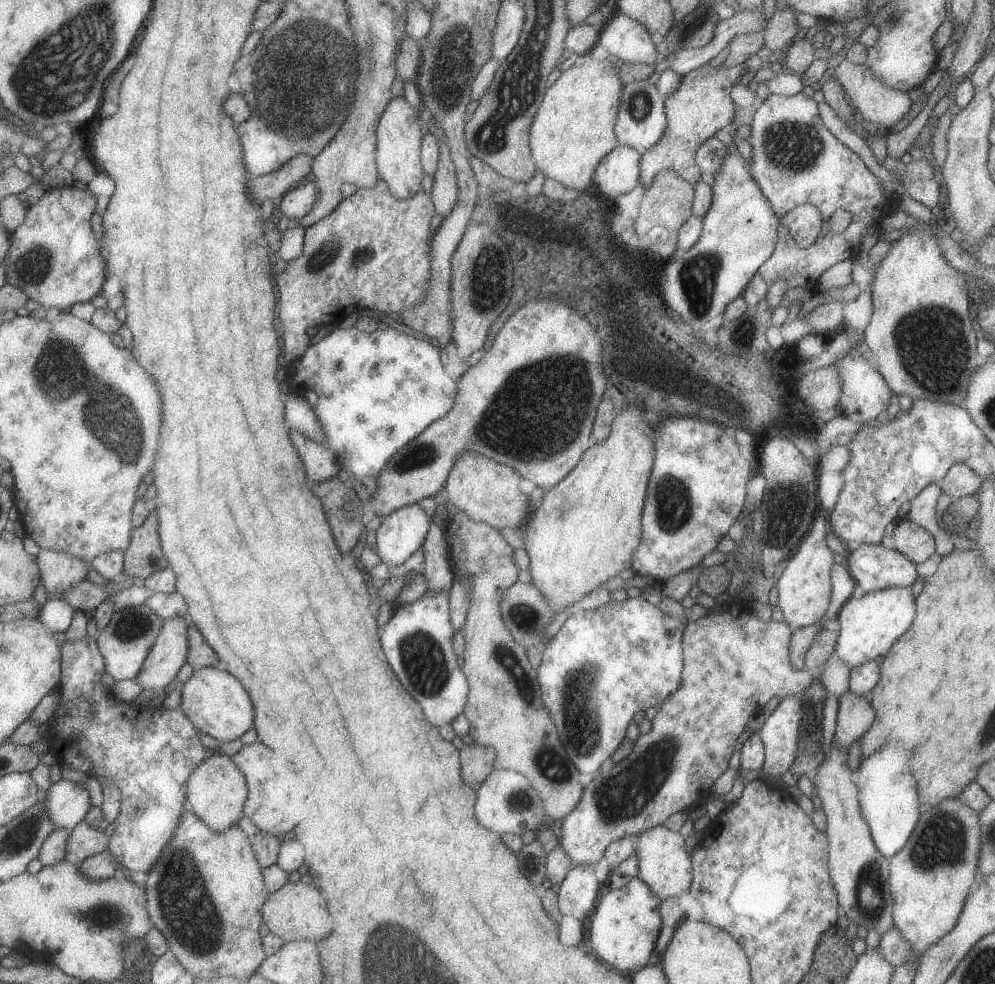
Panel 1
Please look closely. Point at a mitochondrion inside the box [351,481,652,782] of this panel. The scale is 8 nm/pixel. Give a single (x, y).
(582, 731)

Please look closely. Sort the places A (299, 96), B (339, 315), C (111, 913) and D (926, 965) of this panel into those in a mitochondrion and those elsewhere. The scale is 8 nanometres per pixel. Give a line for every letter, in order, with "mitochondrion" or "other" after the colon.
A: mitochondrion
B: other
C: mitochondrion
D: other

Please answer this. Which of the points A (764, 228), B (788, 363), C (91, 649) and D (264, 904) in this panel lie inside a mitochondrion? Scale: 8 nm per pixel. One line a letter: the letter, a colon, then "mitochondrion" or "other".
A: other
B: other
C: other
D: other

